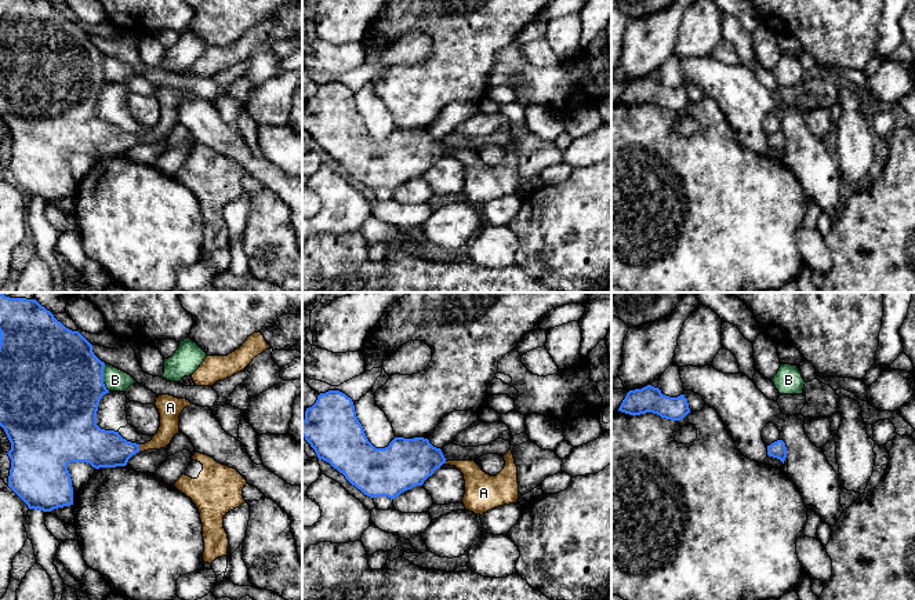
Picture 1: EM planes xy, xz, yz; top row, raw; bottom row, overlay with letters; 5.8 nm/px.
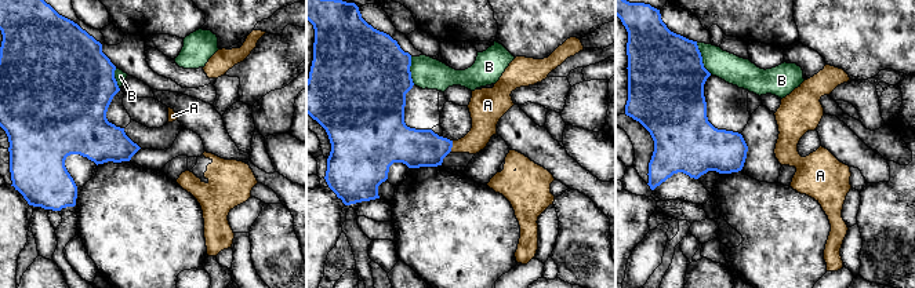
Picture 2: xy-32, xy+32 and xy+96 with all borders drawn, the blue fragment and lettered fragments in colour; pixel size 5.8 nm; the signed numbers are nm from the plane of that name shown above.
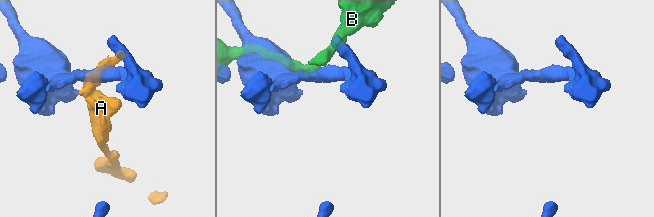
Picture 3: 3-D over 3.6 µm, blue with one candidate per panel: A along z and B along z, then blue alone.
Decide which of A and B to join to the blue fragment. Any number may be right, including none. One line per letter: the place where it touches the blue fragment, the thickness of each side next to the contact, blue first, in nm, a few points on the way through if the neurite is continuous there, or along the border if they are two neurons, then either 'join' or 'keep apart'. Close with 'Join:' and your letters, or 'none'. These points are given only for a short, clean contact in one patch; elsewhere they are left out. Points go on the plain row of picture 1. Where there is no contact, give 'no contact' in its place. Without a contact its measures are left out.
A: xy (138, 140) | 220/110 nm | across xy (101, 140), (138, 140), (152, 135), (169, 119) | join
B: xy (102, 69) | 500/140 nm | keep apart
Join: A

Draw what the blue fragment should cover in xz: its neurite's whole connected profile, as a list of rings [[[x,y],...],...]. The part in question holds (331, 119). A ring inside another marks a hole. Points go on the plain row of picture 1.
[[[328,81],[317,87],[316,94],[306,99],[302,112],[302,127],[315,141],[319,150],[328,153],[345,170],[370,189],[388,188],[395,190],[402,183],[424,172],[442,156],[455,157],[465,171],[462,194],[466,201],[483,206],[494,199],[516,194],[519,190],[518,157],[511,141],[502,148],[504,160],[497,167],[482,161],[475,152],[447,152],[440,139],[433,138],[428,130],[395,128],[388,138],[375,139],[367,130],[359,113],[351,88],[340,81]]]

